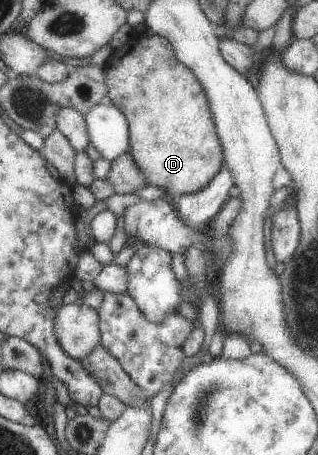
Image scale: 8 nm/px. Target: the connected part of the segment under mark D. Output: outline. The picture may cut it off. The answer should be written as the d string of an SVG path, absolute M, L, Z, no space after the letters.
M145 32L133 33L123 46L113 50L104 70L107 100L126 118L129 132L129 150L133 164L143 176L145 185L163 190L172 203L183 196L205 188L222 166L222 150L215 134L213 120L203 86L195 74L178 63L171 45L165 38Z

